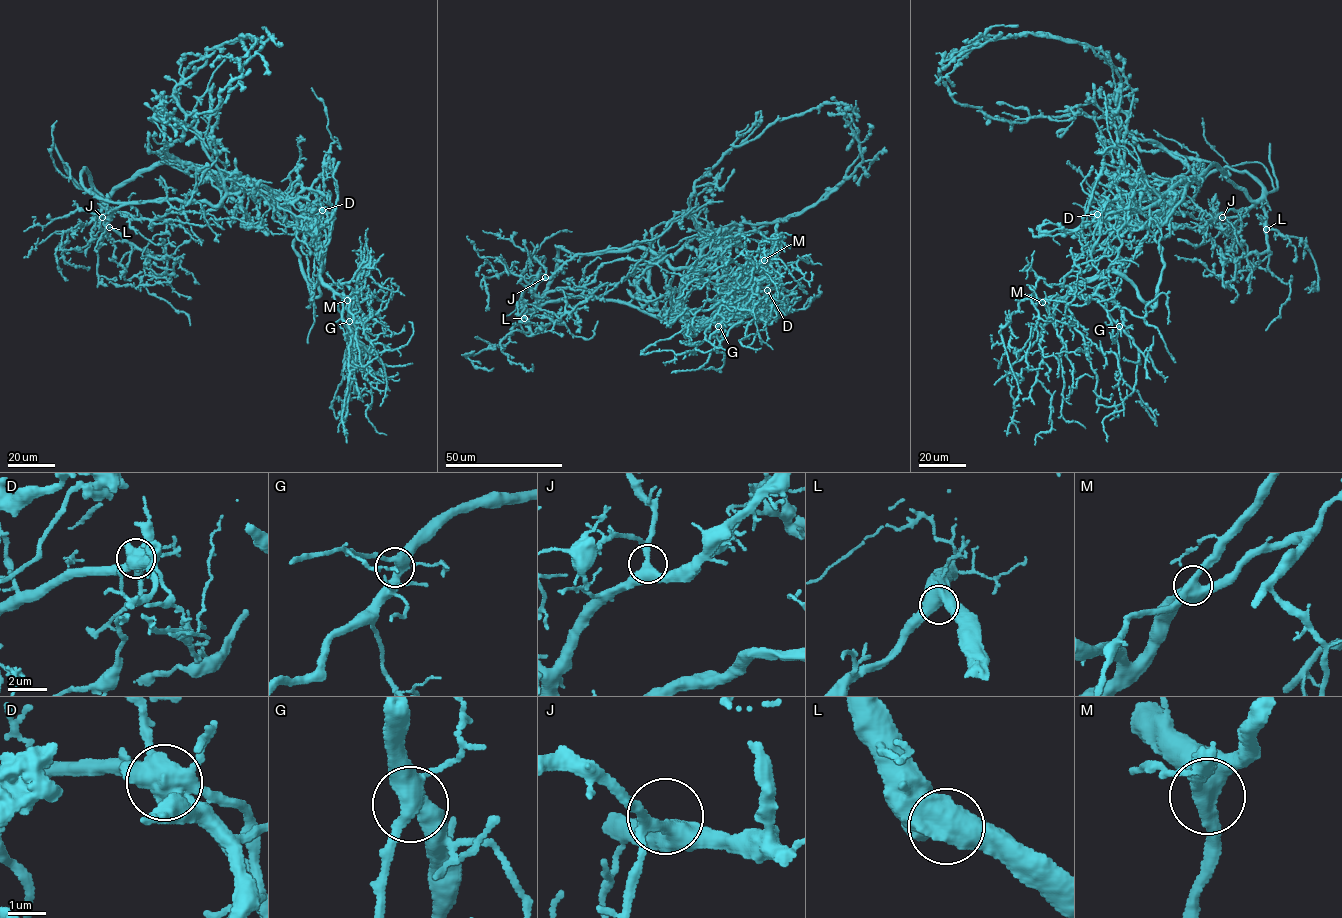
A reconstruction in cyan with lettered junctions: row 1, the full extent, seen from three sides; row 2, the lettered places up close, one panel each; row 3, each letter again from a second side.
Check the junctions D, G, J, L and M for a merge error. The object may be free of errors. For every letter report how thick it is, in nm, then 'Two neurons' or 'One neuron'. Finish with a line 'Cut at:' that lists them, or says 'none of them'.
D: Thickness 600 nm. Two neurons
G: Thickness 440 nm. One neuron
J: Thickness 360 nm. One neuron
L: Thickness 550 nm. One neuron
M: Thickness 480 nm. One neuron
Cut at: D

